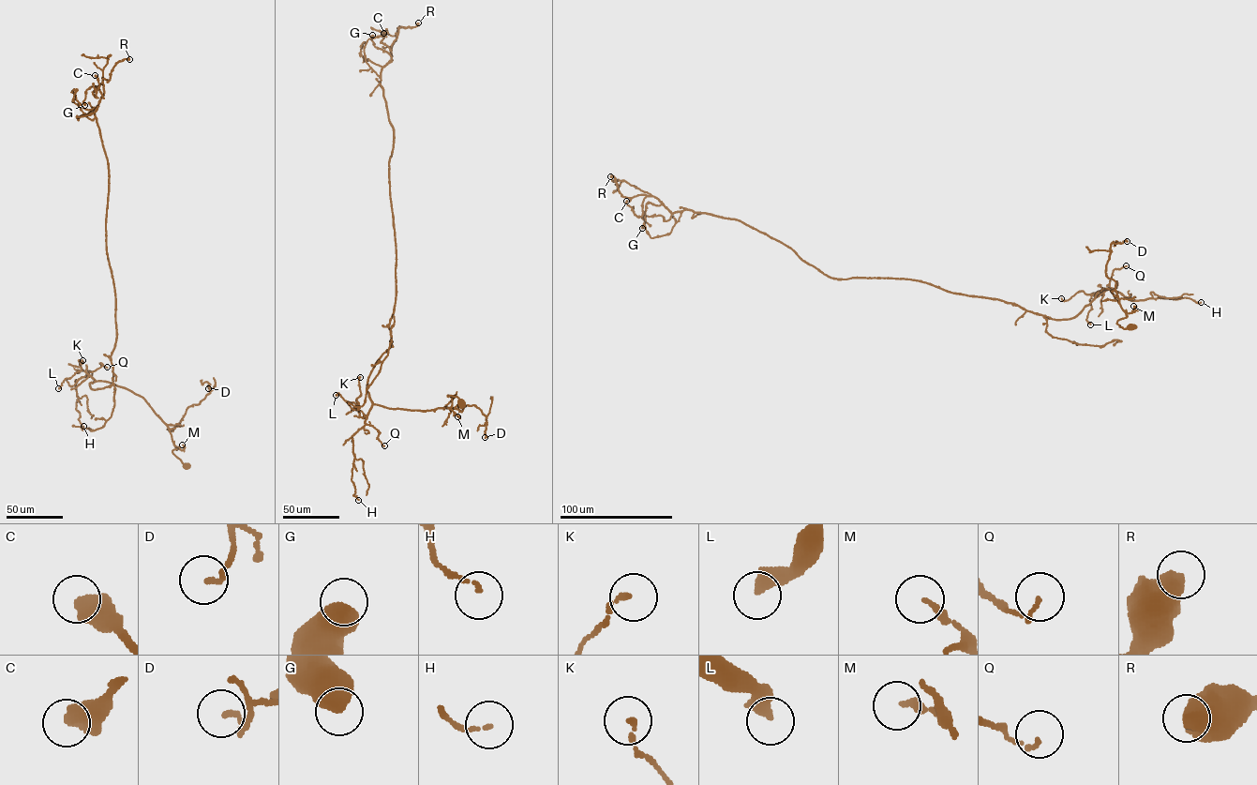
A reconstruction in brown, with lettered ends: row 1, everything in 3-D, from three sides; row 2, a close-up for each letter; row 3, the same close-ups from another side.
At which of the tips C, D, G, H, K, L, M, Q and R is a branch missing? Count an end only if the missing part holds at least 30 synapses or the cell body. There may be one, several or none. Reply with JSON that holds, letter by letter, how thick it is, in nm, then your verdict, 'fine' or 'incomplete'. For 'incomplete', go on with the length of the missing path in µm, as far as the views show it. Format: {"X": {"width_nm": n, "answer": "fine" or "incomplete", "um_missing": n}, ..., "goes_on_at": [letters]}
{"C": {"width_nm": 600, "answer": "fine"}, "D": {"width_nm": 130, "answer": "fine"}, "G": {"width_nm": 550, "answer": "fine"}, "H": {"width_nm": 90, "answer": "fine"}, "K": {"width_nm": 160, "answer": "fine"}, "L": {"width_nm": 460, "answer": "fine"}, "M": {"width_nm": 220, "answer": "fine"}, "Q": {"width_nm": 120, "answer": "fine"}, "R": {"width_nm": 750, "answer": "fine"}, "goes_on_at": []}

